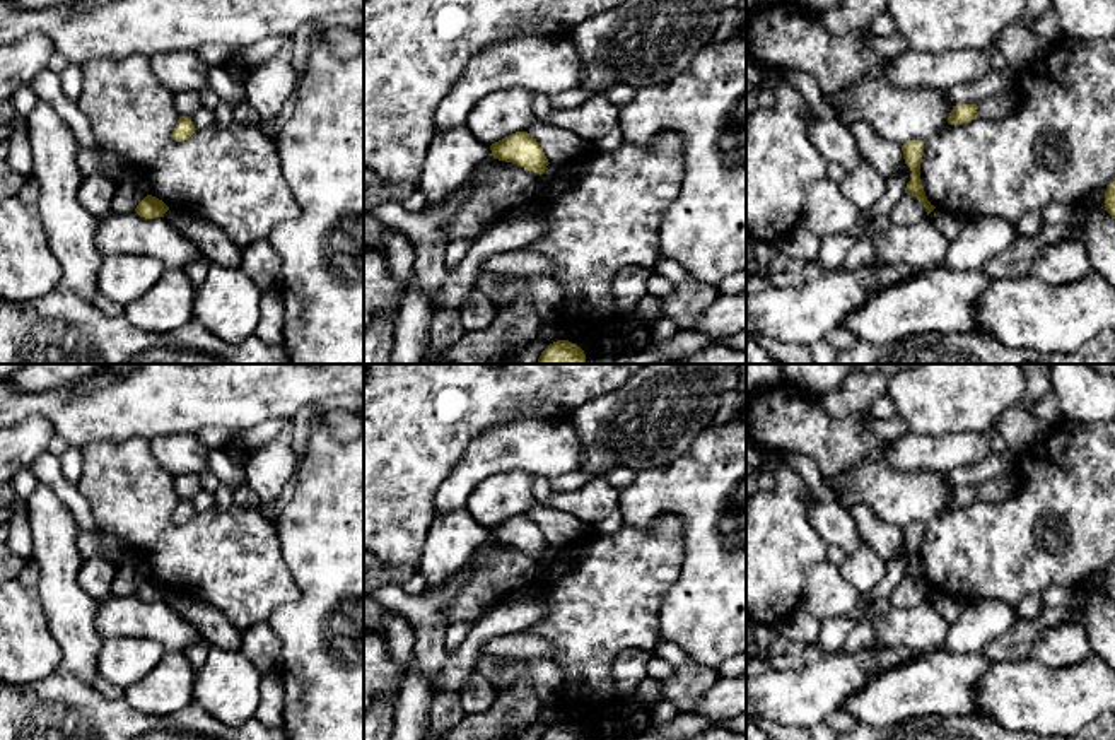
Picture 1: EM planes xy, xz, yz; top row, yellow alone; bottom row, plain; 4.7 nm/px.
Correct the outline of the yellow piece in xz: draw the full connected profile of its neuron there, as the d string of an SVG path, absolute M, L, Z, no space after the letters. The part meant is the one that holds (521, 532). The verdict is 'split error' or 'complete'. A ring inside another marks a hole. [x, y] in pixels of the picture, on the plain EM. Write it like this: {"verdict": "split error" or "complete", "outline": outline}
{"verdict": "complete", "outline": "M516 514L490 528L493 542L517 547L540 559L550 547L543 532L528 514Z"}

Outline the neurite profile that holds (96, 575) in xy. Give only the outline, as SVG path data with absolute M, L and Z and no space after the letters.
M104 557L84 559L79 571L79 584L82 590L97 600L104 600L111 595L111 584L114 581L118 564Z

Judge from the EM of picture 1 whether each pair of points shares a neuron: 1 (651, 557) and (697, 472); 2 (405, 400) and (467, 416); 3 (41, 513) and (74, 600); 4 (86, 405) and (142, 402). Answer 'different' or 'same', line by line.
1: different
2: same
3: same
4: same

